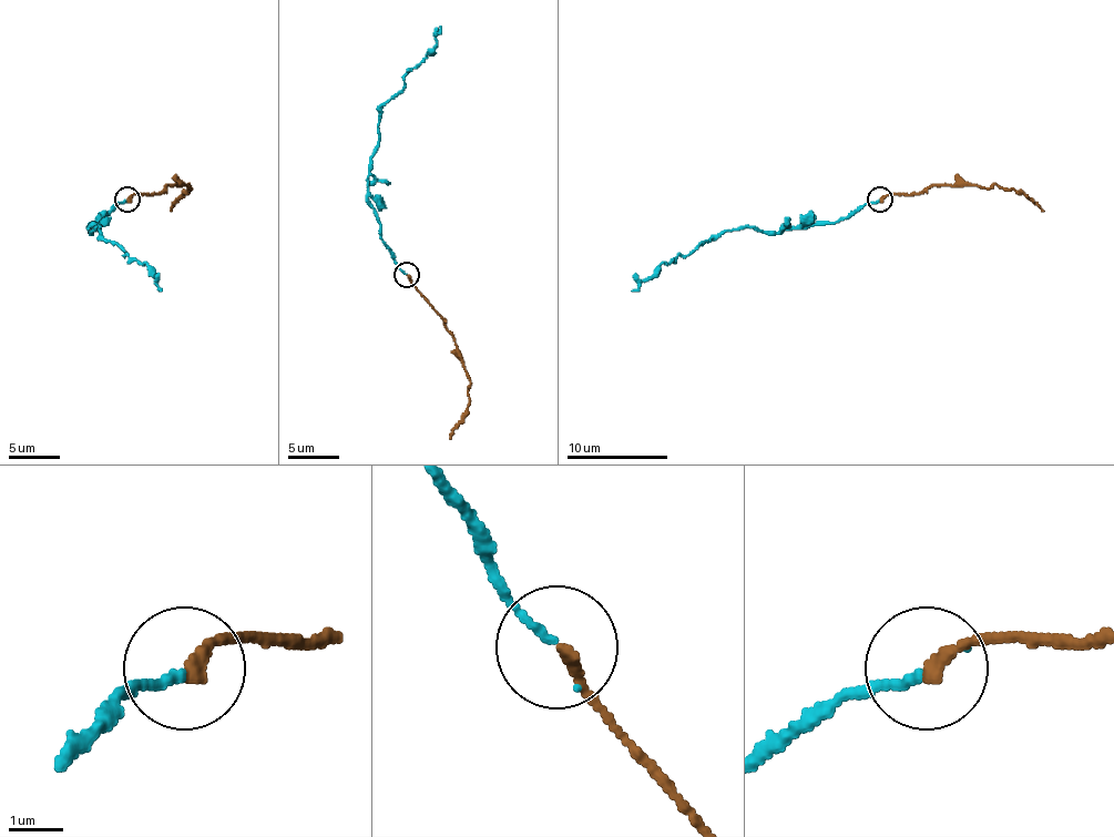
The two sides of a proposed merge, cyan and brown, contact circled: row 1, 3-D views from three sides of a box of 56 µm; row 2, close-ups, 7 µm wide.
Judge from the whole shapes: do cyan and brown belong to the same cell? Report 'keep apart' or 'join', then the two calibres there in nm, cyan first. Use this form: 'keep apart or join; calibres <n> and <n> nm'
join; calibres 150 and 240 nm

